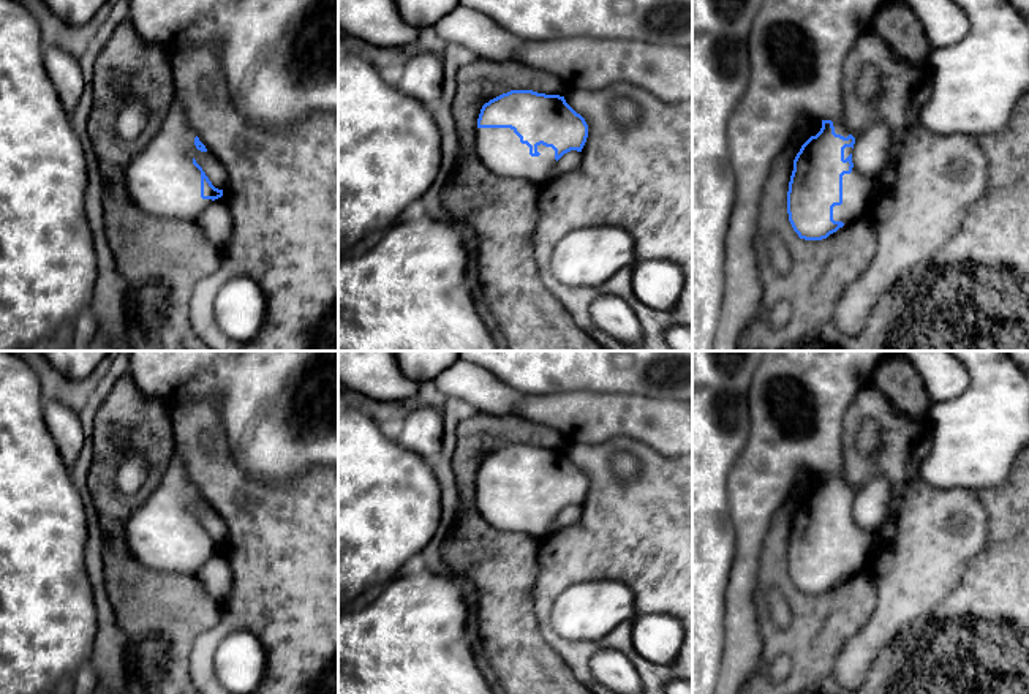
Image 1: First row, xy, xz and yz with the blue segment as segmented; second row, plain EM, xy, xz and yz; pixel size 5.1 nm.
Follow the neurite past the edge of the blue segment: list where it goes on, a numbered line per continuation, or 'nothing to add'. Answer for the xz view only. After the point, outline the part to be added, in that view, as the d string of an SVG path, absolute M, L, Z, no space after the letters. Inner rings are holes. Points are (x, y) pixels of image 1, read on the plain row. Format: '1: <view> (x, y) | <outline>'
1: xz (500, 503) | M477 482L476 498L479 514L492 525L533 536L542 534L555 520L555 504L537 500L539 511L530 509L530 501L520 496L520 492L511 482Z

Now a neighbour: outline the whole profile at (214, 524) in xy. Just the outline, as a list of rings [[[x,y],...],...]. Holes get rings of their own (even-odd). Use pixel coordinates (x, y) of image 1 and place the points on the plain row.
[[[196,504],[193,512],[202,522],[215,542],[223,544],[226,541],[228,526],[224,520],[209,504]]]

